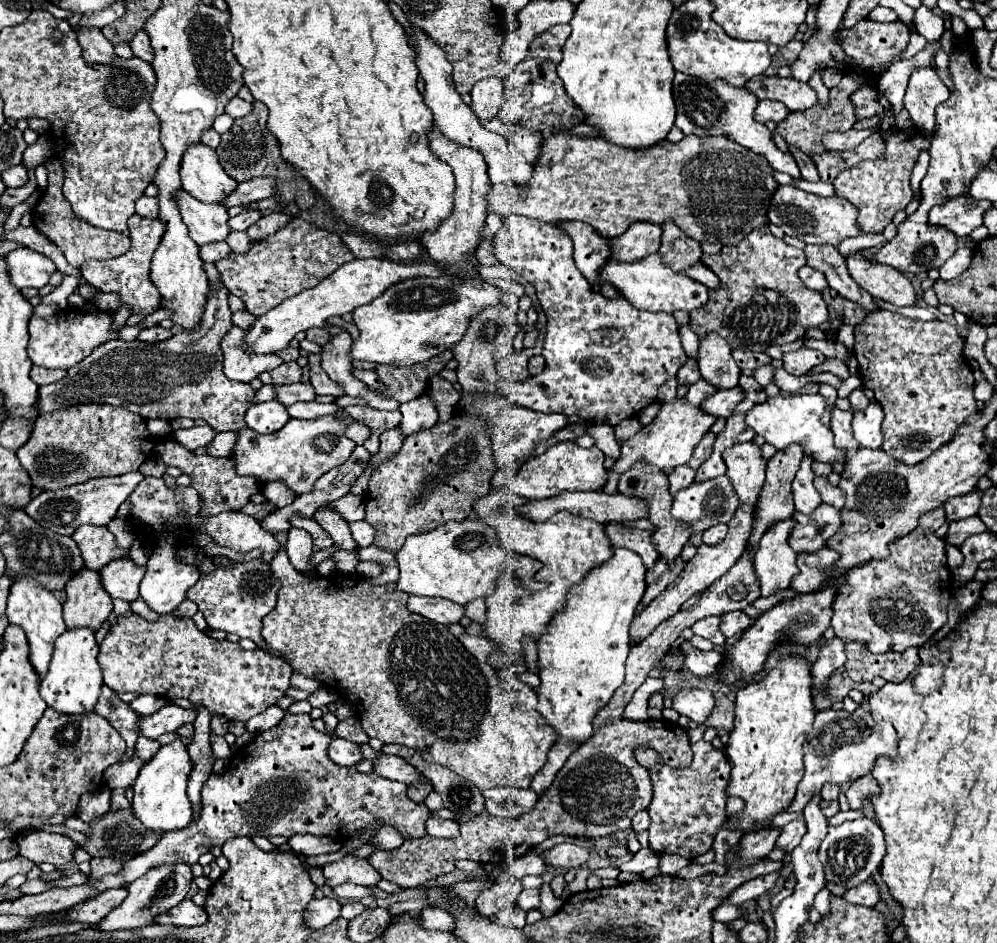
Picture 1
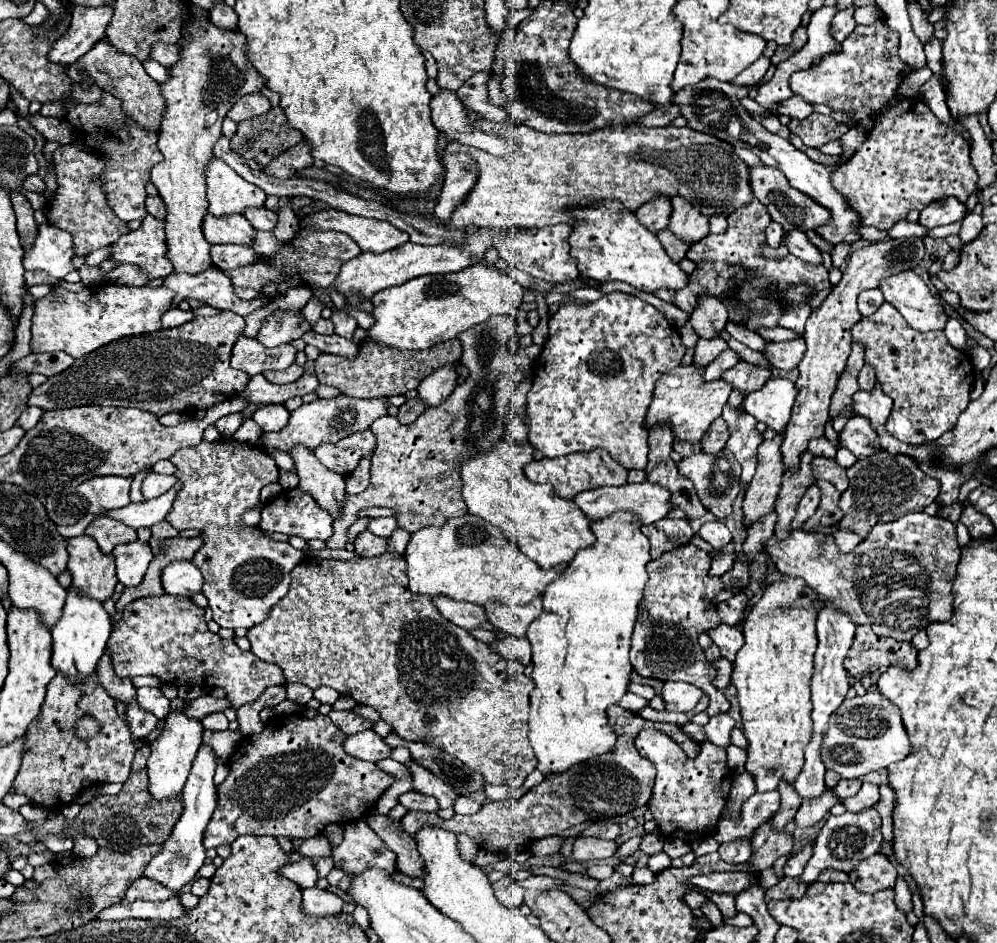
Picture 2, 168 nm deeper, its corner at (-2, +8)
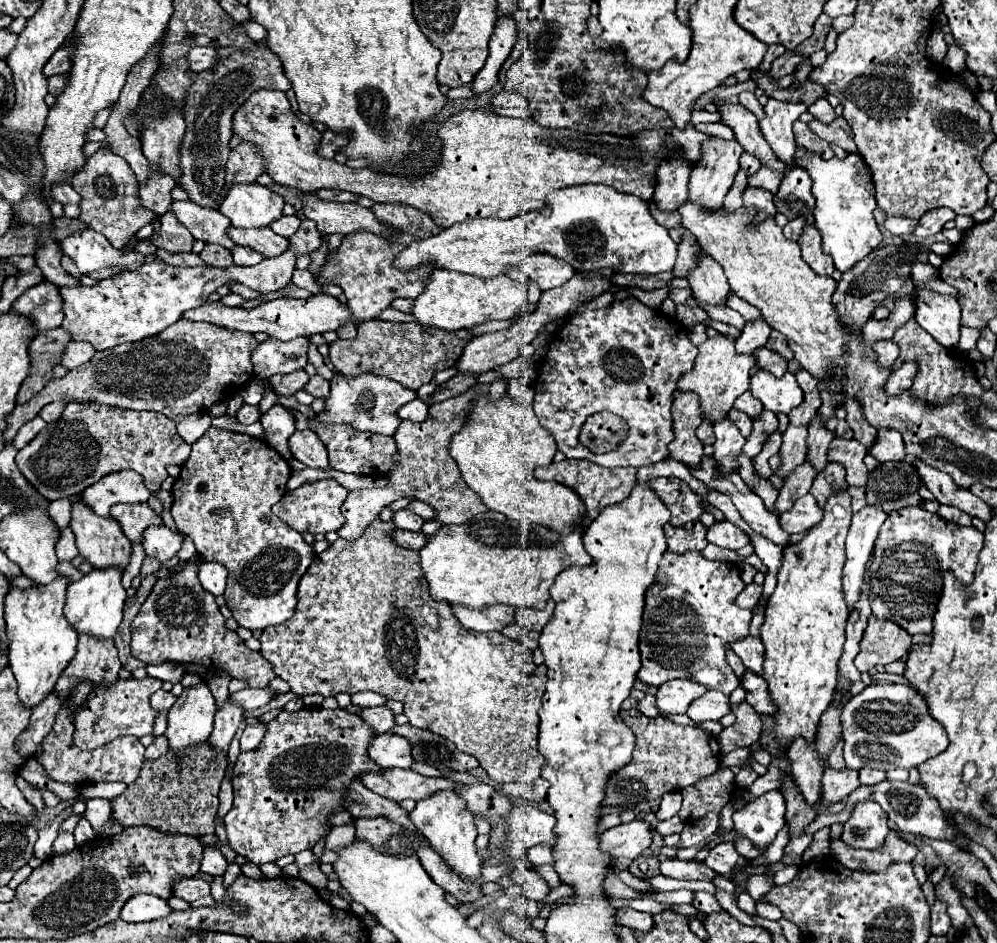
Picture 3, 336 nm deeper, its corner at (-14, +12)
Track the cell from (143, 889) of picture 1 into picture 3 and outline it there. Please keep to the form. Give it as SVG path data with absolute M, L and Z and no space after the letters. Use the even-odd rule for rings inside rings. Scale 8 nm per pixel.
M225 700L223 706L217 710L215 714L215 728L209 736L209 744L217 750L217 752L227 752L229 744L241 724L243 718L243 708L239 708L237 704L233 704L231 700Z

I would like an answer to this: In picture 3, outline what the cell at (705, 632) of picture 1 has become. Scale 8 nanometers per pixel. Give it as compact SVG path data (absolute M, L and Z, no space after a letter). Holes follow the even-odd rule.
M747 636L745 640L733 642L731 648L741 658L743 666L749 672L759 672L759 676L763 674L763 642L761 642L761 638Z

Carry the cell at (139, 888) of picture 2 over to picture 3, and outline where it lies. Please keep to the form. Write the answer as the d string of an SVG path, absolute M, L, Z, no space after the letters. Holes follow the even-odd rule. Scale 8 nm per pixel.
M183 878L173 886L173 896L179 896L187 902L195 902L201 896L207 896L209 890L209 882L203 878Z

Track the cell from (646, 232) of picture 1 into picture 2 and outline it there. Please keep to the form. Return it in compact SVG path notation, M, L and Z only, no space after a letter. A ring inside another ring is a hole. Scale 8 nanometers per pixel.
M659 196L659 198L655 198L655 200L647 202L647 204L643 204L643 206L635 212L637 220L639 220L647 230L651 230L653 234L657 234L657 232L661 232L661 230L667 228L667 224L669 224L669 214L671 214L671 202L669 202L669 198L665 198L665 196Z

